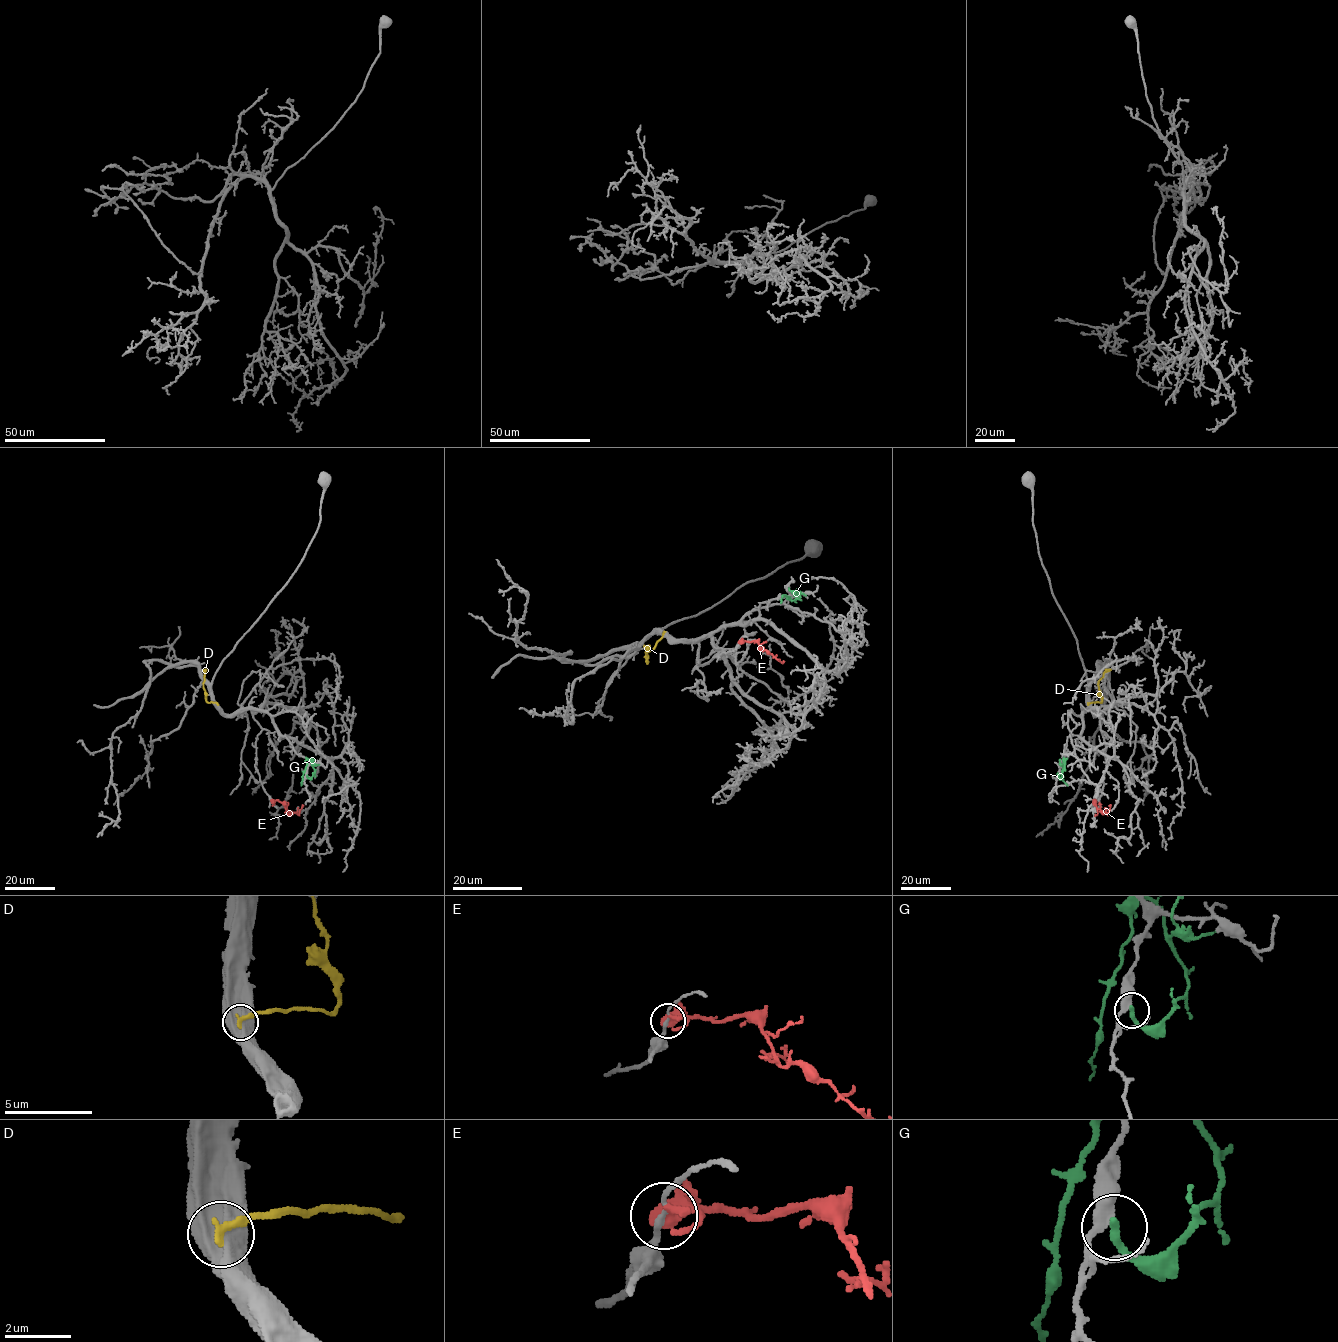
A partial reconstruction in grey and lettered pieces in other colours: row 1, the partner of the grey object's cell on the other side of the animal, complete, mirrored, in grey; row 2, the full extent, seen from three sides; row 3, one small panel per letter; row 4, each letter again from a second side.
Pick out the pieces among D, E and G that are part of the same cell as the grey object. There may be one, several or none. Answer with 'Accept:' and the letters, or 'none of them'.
Accept: none of them

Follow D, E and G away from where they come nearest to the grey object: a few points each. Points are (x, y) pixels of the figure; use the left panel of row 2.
D: (217, 704), (207, 702), (205, 695), (205, 669)
E: (271, 801), (281, 802), (288, 812), (297, 814), (303, 805)
G: (307, 775), (311, 778), (314, 772), (309, 760), (301, 785)

